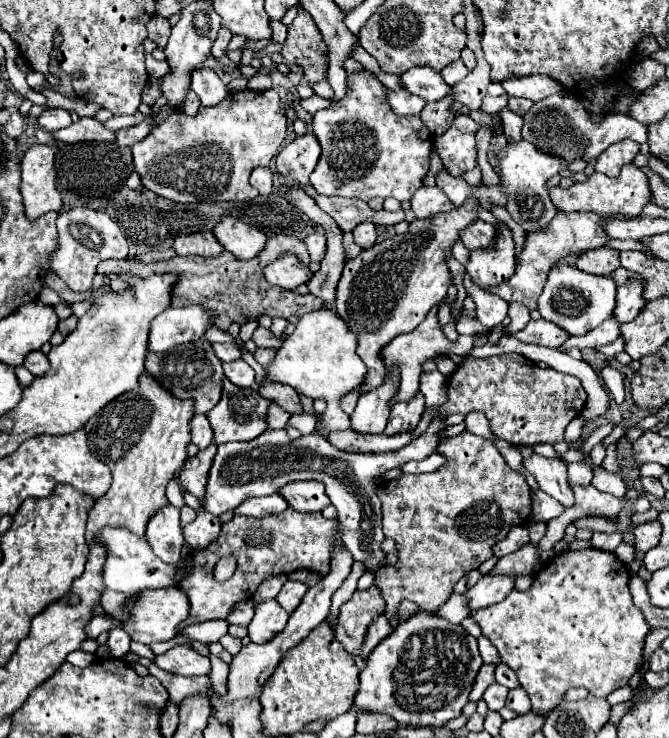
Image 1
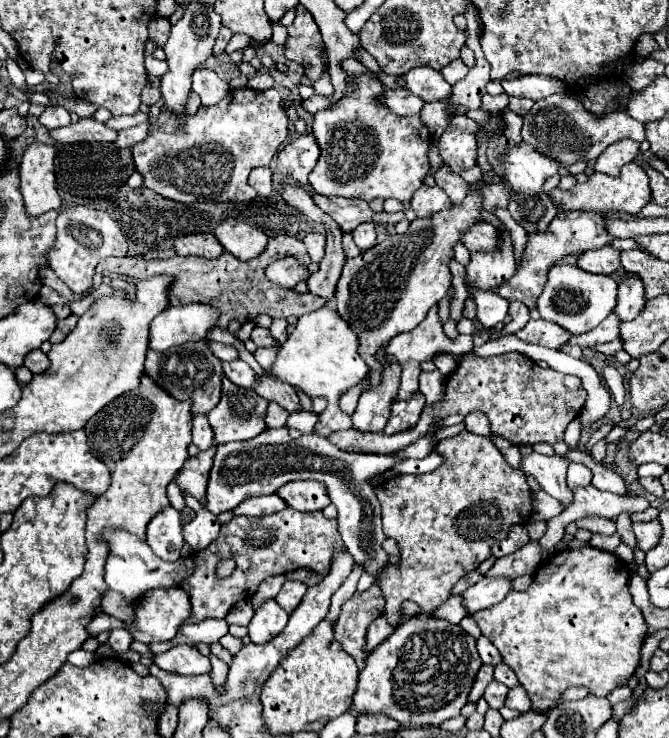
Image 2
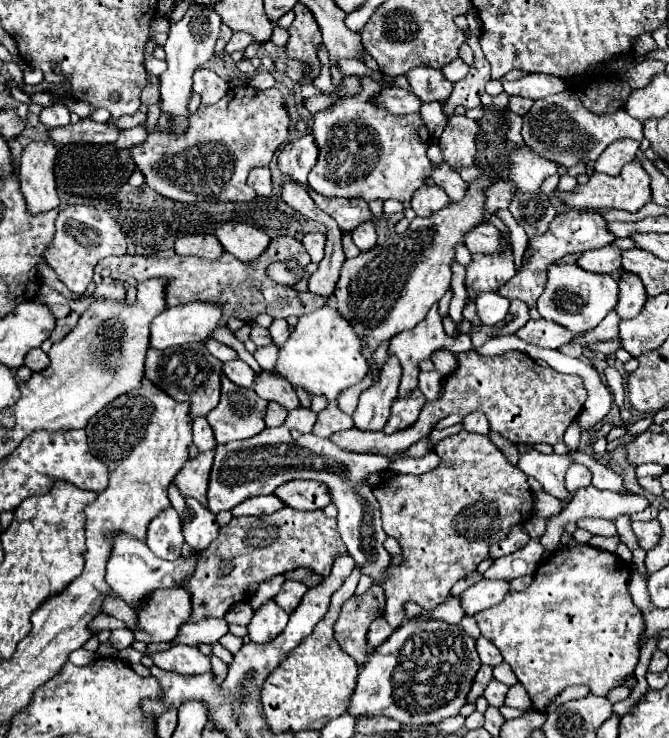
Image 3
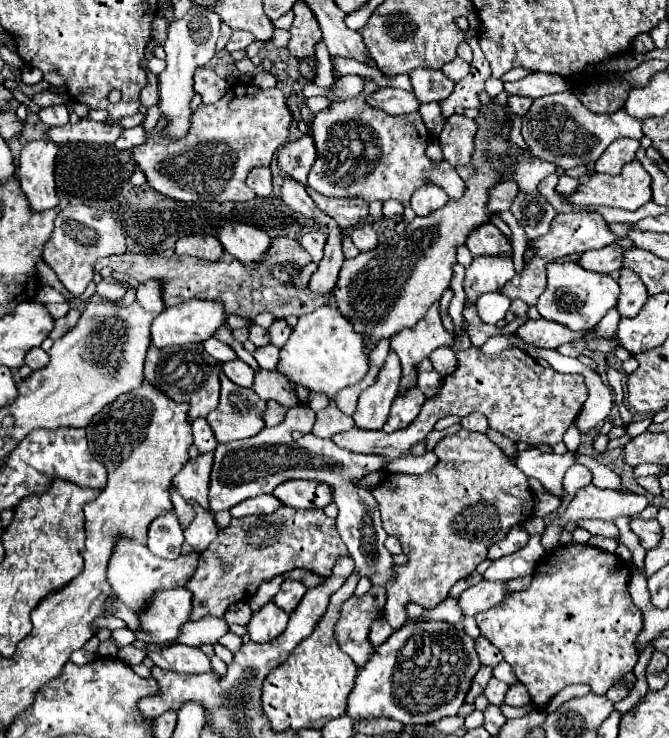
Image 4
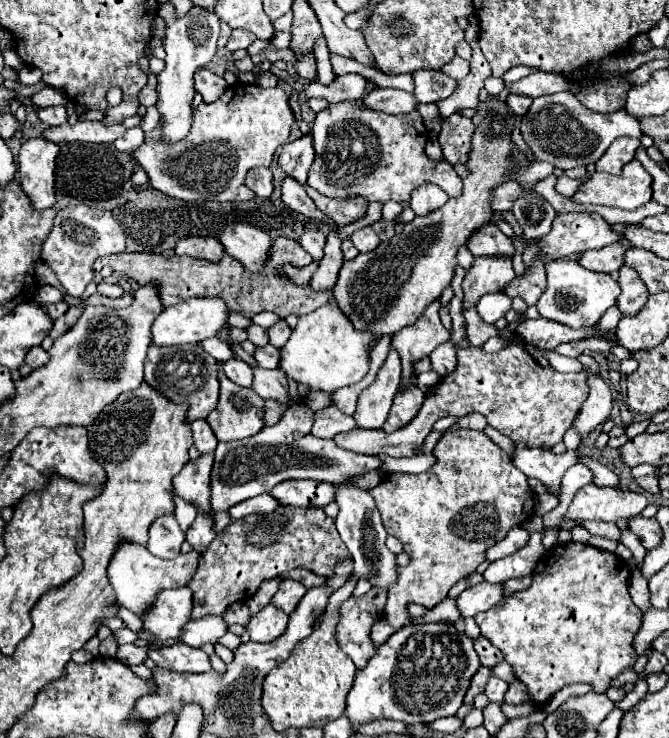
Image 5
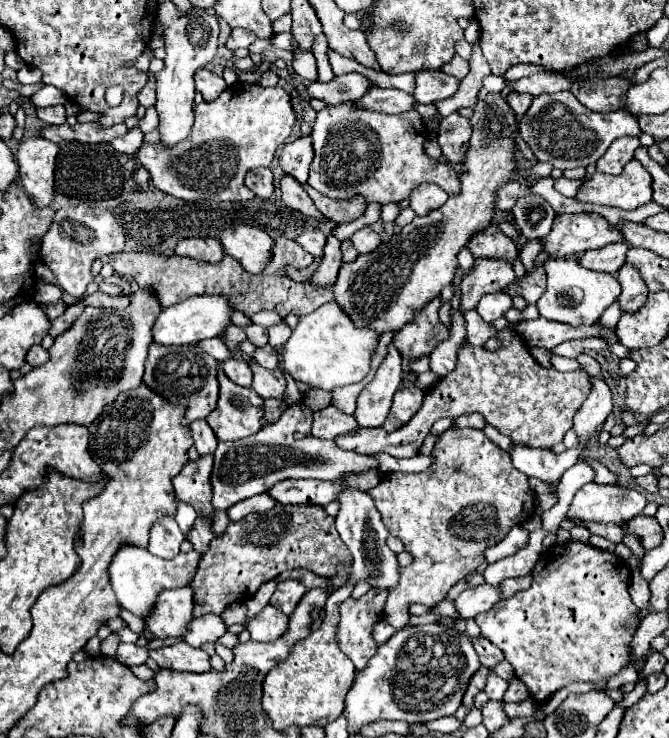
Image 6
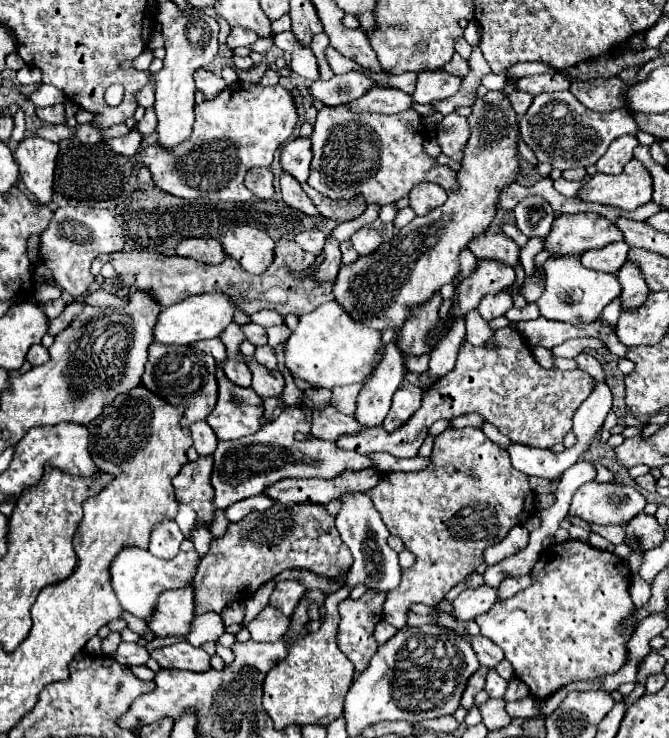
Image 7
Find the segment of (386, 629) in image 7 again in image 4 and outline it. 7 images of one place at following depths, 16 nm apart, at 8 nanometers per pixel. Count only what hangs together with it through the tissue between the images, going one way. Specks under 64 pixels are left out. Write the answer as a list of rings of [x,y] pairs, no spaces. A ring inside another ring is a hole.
[[[378,618],[378,620],[372,624],[372,630],[370,630],[370,642],[372,642],[374,646],[380,646],[380,644],[384,644],[392,634],[394,634],[394,628],[392,628],[384,618]]]

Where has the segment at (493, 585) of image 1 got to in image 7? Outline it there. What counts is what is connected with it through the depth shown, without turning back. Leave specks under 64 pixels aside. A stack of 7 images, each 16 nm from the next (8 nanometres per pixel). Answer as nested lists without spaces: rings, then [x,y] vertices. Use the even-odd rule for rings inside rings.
[[[468,588],[452,602],[452,618],[458,622],[470,622],[478,614],[488,612],[494,602],[498,602],[494,588]]]

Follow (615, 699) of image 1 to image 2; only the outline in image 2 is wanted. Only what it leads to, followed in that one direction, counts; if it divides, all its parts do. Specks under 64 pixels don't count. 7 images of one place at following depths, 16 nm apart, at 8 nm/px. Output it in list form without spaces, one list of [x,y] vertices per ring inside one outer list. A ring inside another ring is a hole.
[[[622,686],[610,692],[607,696],[607,699],[612,705],[614,705],[616,703],[629,699],[631,695],[632,695],[632,689],[630,689],[628,686]]]

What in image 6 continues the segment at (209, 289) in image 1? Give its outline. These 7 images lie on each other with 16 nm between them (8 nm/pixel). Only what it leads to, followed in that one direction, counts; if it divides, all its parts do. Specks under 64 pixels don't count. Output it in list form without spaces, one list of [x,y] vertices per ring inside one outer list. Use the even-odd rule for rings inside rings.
[[[278,238],[272,250],[274,258],[266,266],[262,274],[248,274],[232,256],[224,256],[220,264],[206,264],[194,258],[184,256],[162,256],[156,252],[118,252],[110,256],[100,256],[92,264],[92,272],[98,274],[100,268],[110,262],[114,270],[120,276],[134,278],[138,288],[152,288],[156,298],[160,300],[162,308],[168,308],[170,304],[178,304],[190,296],[202,296],[202,294],[224,294],[228,300],[232,300],[232,306],[236,310],[242,310],[246,316],[252,316],[260,310],[274,310],[282,318],[288,314],[308,314],[316,310],[320,304],[334,300],[330,288],[316,288],[312,280],[306,280],[298,284],[292,280],[286,272],[286,266],[292,266],[296,270],[304,270],[314,262],[314,256],[304,252],[294,240]]]

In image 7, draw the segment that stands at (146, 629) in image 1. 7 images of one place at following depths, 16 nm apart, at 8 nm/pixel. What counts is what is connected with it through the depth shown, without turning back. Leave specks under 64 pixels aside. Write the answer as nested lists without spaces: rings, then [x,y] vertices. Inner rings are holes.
[[[192,586],[176,592],[164,592],[152,620],[148,620],[148,626],[158,638],[184,638],[192,630],[194,610],[196,604]]]

